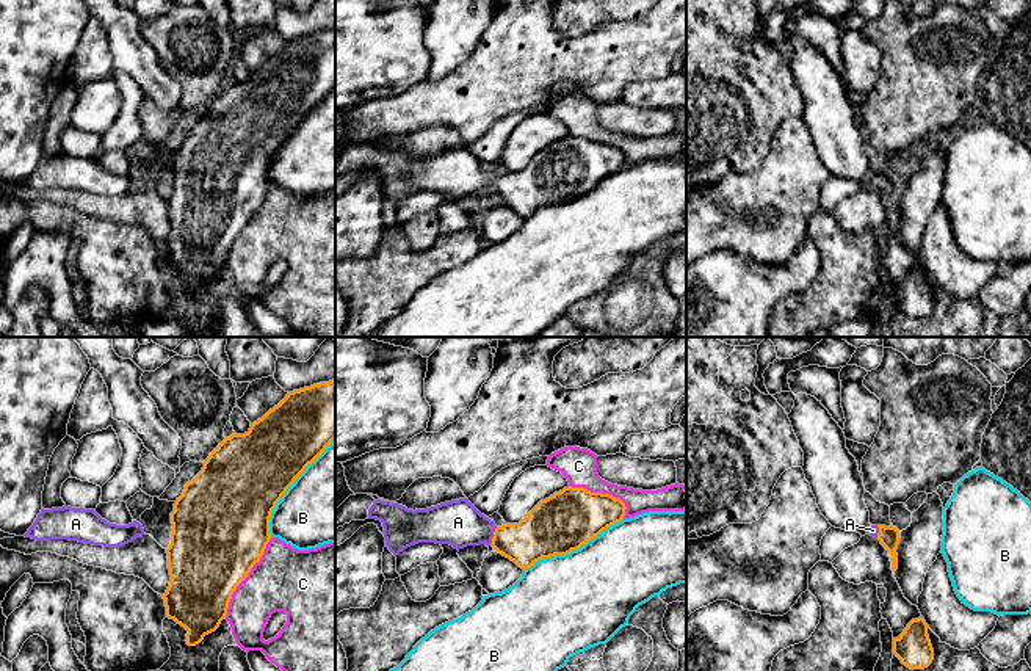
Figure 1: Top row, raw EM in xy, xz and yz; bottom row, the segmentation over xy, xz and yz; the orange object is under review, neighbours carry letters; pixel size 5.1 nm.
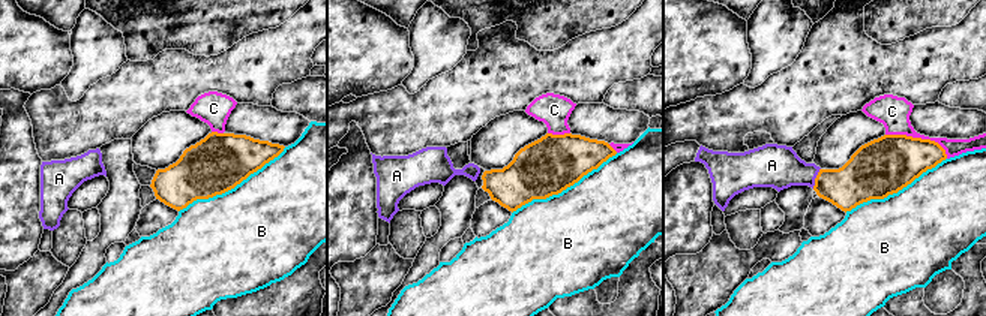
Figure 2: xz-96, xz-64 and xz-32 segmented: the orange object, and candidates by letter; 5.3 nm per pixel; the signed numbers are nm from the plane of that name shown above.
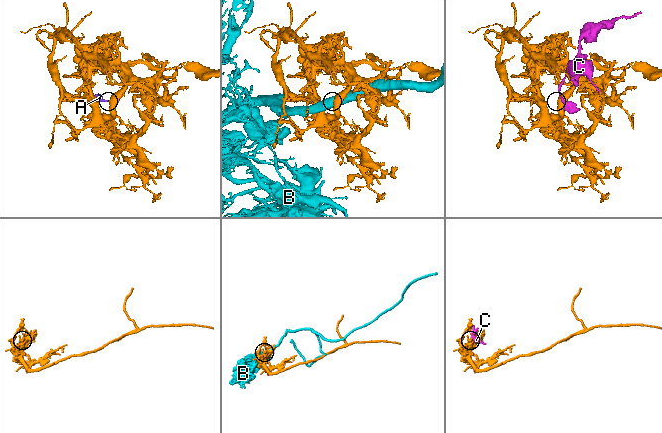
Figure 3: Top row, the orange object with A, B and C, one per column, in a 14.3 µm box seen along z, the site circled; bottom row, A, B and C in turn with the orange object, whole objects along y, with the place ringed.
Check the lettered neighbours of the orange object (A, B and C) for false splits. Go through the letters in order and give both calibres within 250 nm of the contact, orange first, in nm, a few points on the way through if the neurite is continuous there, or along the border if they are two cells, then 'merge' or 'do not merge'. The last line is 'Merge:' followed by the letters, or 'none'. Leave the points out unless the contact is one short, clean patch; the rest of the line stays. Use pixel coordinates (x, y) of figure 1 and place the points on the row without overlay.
A: 240/240 nm | across xz (542, 182), (494, 184), (458, 171) | merge
B: 420/440 nm | do not merge
C: 460/320 nm | do not merge
Merge: A

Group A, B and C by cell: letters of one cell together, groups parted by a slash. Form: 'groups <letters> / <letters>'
groups A / B / C

